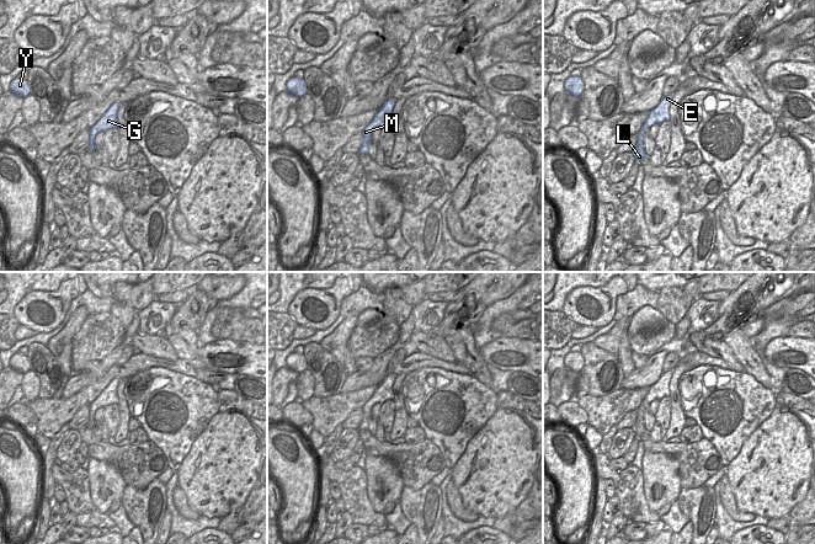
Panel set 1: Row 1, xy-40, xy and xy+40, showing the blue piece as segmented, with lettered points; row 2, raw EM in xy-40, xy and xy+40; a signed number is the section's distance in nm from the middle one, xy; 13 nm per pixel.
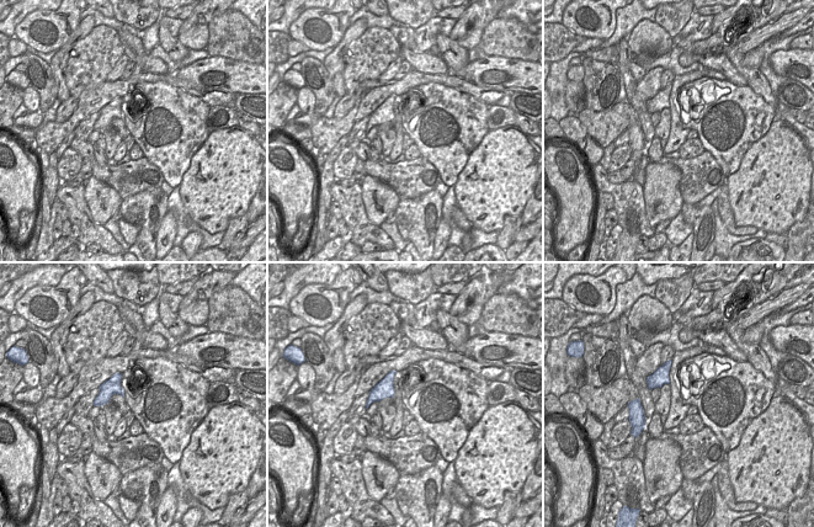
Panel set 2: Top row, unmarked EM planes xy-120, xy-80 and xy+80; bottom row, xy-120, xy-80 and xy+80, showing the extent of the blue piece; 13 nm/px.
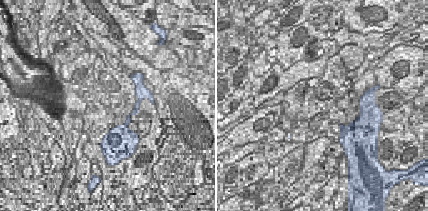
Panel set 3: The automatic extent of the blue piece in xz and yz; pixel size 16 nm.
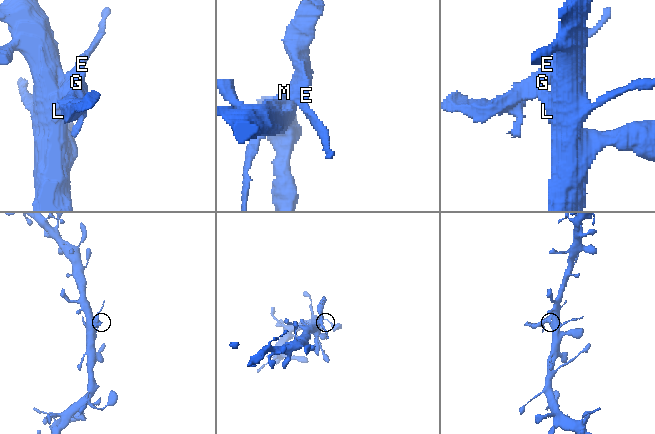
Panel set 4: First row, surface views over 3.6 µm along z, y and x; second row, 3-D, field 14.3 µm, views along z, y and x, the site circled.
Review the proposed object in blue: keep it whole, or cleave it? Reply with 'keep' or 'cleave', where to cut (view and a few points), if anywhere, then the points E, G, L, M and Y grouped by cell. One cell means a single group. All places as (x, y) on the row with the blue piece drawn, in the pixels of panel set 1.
cleave; cut in xy along (363, 138), (368, 145); E G M / L Y

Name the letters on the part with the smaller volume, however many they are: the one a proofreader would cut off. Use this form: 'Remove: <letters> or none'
Remove: E, G, M

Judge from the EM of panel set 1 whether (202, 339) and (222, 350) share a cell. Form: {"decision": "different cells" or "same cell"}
{"decision": "different cells"}

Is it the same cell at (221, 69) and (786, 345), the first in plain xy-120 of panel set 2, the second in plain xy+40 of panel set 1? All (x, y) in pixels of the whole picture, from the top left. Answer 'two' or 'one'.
one

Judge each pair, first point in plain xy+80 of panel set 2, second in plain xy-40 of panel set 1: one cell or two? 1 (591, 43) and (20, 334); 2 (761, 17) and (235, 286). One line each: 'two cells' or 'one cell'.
1: one cell
2: one cell

